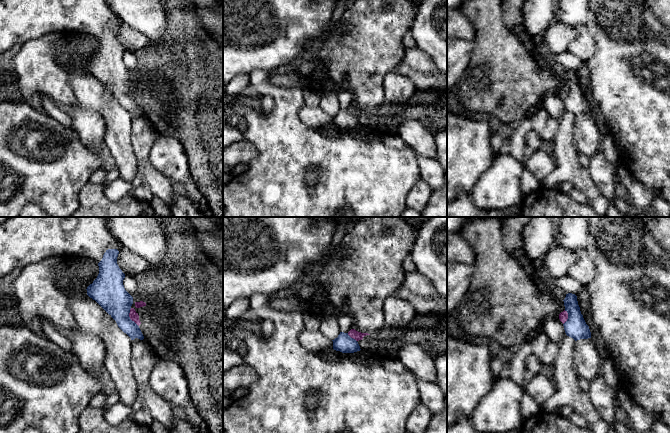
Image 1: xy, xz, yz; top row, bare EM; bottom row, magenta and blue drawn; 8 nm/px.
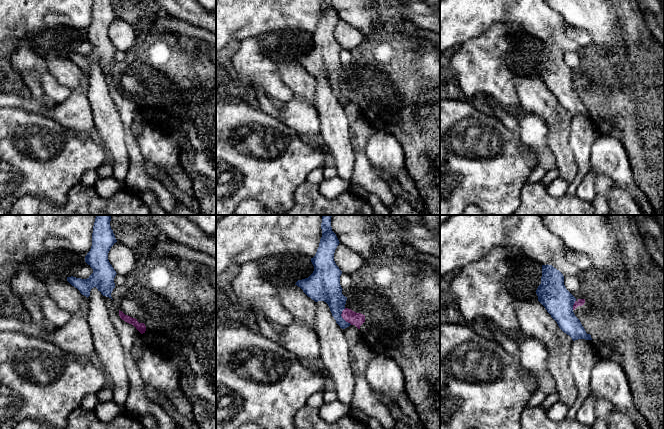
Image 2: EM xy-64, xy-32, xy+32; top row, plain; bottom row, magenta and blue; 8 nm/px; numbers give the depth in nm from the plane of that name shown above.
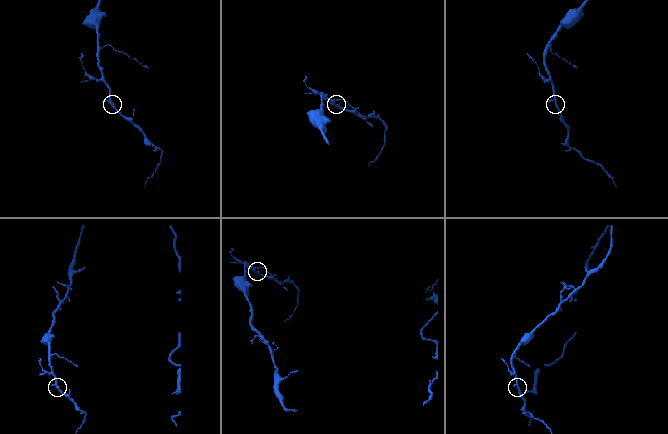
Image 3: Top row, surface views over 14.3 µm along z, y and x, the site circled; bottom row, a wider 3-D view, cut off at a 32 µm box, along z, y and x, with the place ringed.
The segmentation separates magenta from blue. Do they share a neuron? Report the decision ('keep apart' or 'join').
keep apart

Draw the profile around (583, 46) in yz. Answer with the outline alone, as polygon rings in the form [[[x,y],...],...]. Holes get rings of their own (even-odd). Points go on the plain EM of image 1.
[[[576,25],[574,29],[577,31],[577,37],[569,43],[567,51],[586,62],[596,51],[594,37],[585,25]]]

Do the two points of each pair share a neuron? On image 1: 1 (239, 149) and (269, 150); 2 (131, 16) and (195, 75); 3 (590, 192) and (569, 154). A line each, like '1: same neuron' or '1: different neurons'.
1: different neurons
2: different neurons
3: same neuron

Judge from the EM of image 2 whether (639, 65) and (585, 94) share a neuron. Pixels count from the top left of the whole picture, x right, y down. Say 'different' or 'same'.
same

